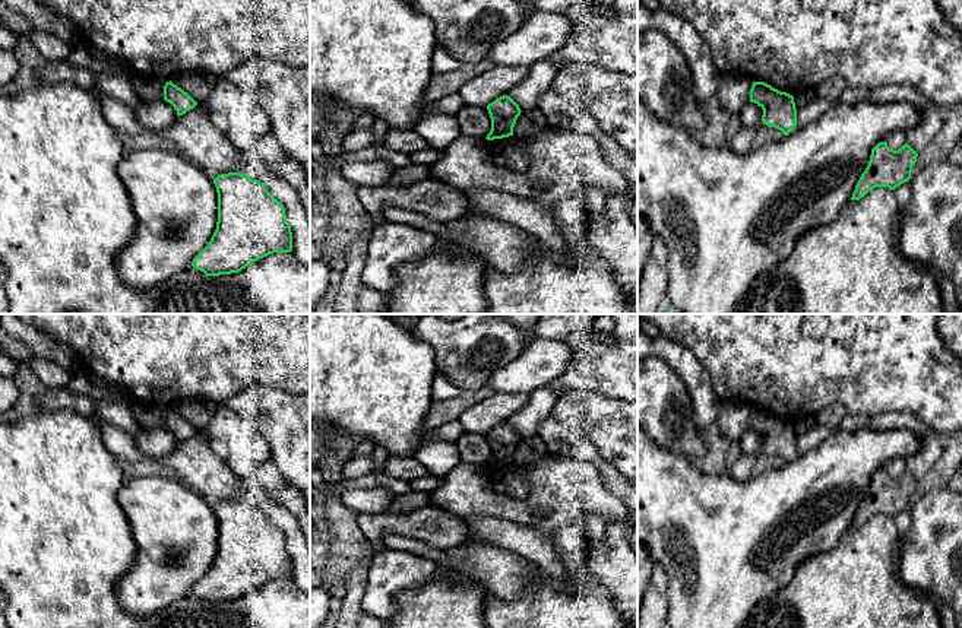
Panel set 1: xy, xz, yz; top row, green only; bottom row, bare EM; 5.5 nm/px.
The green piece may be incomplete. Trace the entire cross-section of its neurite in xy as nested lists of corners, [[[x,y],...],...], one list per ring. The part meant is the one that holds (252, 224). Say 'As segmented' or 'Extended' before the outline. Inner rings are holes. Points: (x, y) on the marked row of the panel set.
As segmented. [[[240,172],[213,178],[218,222],[208,245],[192,266],[206,276],[238,273],[273,253],[292,251],[285,207],[266,187]]]

